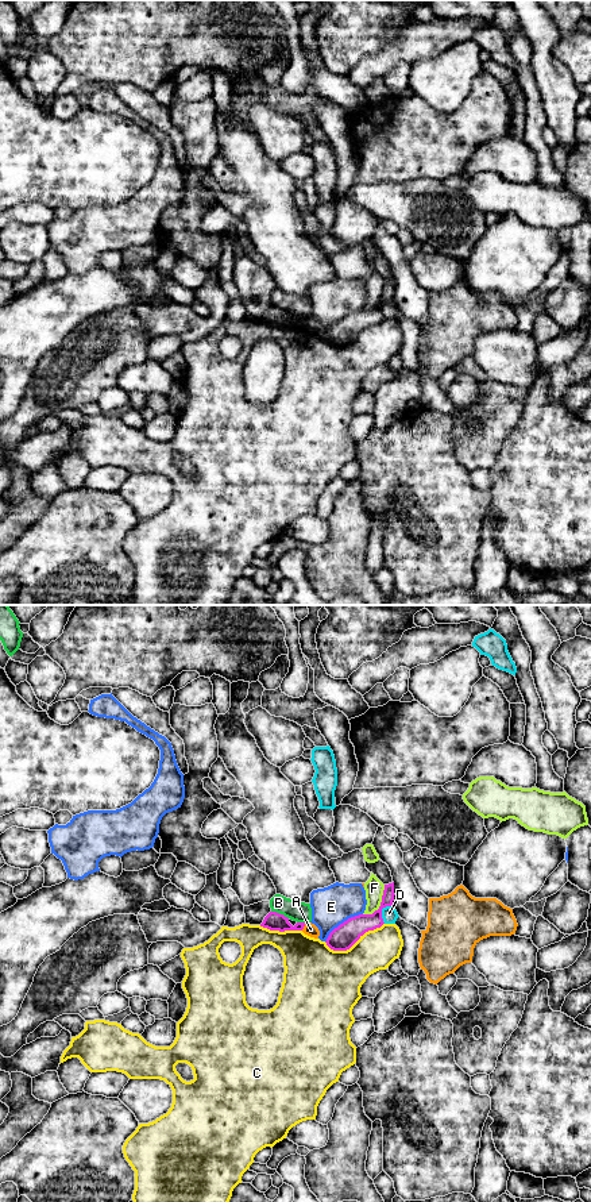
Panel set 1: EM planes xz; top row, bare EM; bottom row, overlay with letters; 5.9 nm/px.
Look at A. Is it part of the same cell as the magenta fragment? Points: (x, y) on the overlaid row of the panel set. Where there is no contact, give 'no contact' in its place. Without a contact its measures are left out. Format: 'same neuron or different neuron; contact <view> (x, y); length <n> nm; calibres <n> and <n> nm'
different neuron; contact xz (304, 925); length 50 nm; calibres 110 and 80 nm

